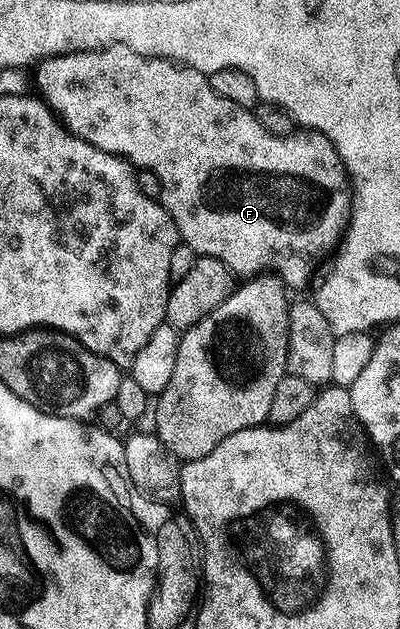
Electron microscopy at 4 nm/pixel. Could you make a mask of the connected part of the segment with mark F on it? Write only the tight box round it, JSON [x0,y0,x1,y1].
[34,46,352,291]

